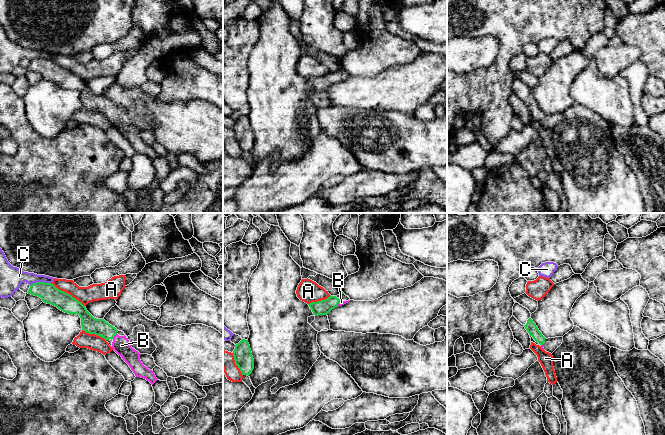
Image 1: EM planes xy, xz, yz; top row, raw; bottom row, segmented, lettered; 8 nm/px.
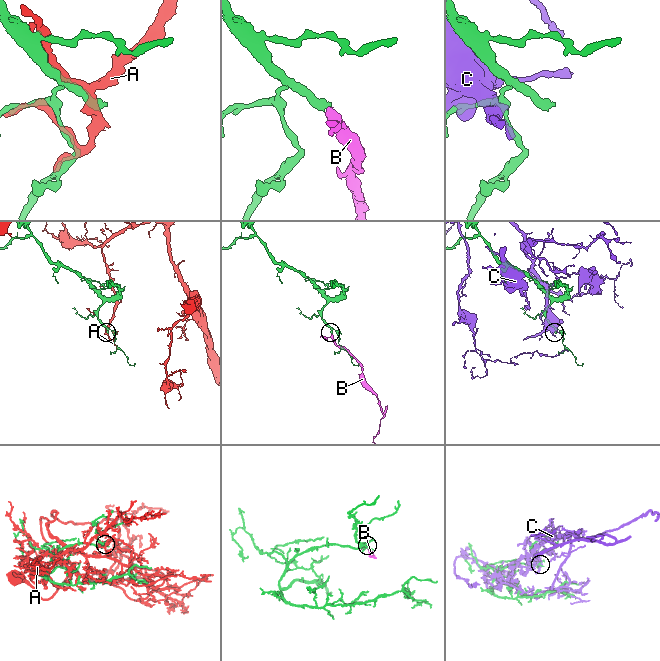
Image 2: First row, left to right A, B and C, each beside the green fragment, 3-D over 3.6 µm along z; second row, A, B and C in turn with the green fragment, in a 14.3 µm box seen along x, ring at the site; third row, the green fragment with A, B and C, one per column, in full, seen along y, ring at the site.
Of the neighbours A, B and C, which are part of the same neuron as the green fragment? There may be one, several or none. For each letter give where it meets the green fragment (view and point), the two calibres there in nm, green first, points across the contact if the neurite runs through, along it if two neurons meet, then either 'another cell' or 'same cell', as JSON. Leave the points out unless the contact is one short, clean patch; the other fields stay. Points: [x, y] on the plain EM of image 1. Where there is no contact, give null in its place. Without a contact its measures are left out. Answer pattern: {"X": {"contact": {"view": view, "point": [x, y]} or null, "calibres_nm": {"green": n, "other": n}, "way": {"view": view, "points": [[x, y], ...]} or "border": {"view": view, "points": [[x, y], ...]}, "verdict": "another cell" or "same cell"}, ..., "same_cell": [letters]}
{"A": {"contact": {"view": "xy", "point": [67, 69]}, "calibres_nm": {"green": 150, "other": 140}, "verdict": "another cell"}, "B": {"contact": {"view": "xy", "point": [114, 111]}, "calibres_nm": {"green": 140, "other": 140}, "way": {"view": "xy", "points": [[91, 101], [98, 102], [114, 111], [121, 121]]}, "verdict": "same cell"}, "C": {"contact": {"view": "xy", "point": [40, 58]}, "calibres_nm": {"green": 150, "other": 180}, "verdict": "another cell"}, "same_cell": ["B"]}

